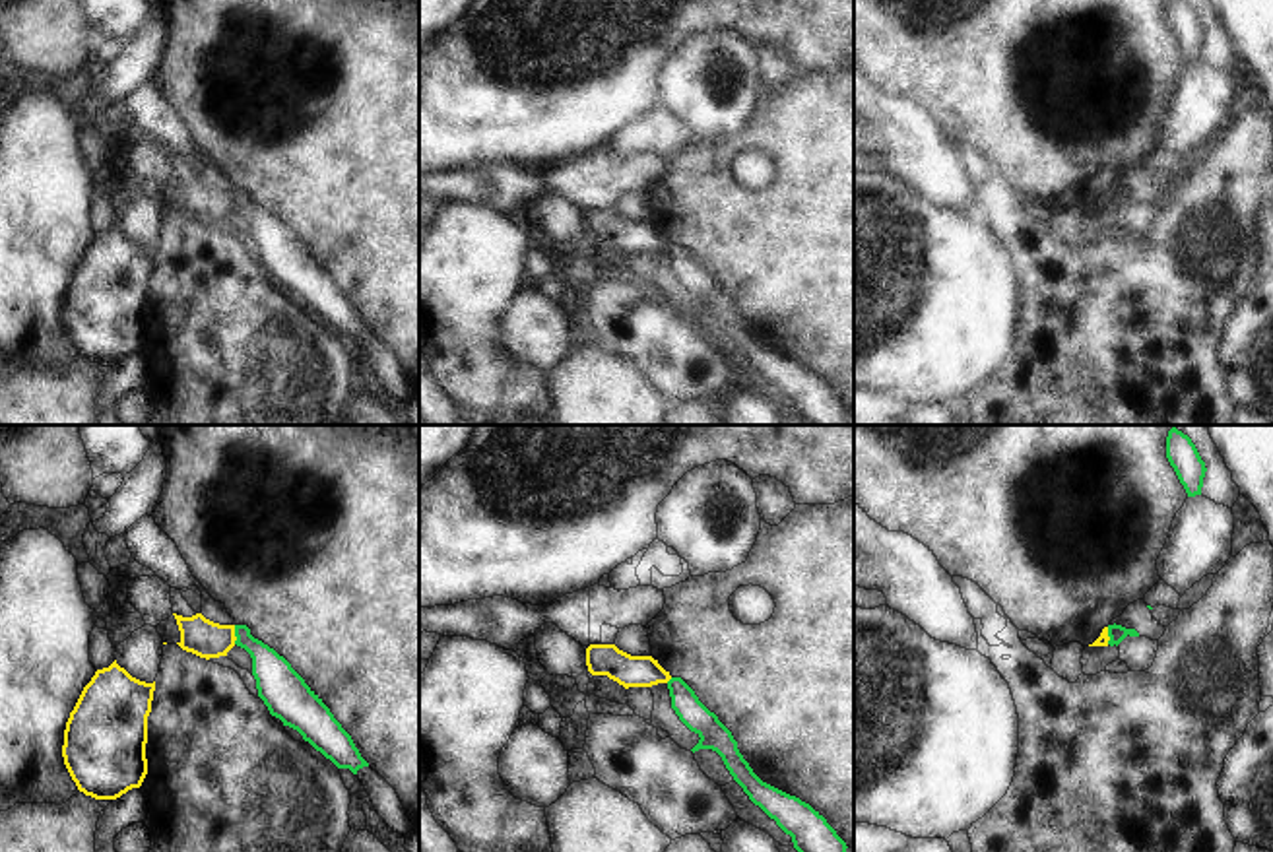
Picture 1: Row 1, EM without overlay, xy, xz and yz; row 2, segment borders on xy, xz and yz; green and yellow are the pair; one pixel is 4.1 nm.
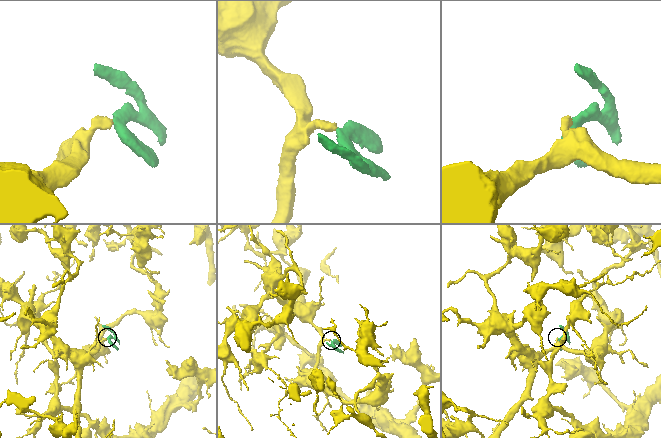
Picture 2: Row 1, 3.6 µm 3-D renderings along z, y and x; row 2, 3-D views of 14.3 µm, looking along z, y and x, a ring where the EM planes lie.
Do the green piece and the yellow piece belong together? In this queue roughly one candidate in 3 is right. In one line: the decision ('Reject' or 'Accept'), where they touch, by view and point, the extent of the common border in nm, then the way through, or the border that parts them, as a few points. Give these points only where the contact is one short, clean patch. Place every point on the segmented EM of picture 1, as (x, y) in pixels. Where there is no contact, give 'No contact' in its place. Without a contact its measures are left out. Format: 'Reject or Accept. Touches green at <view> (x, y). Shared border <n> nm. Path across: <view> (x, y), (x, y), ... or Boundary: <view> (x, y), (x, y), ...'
Reject. Touches green at xy (235, 635). Shared border 80 nm. Boundary: xy (233, 625), (235, 643).

